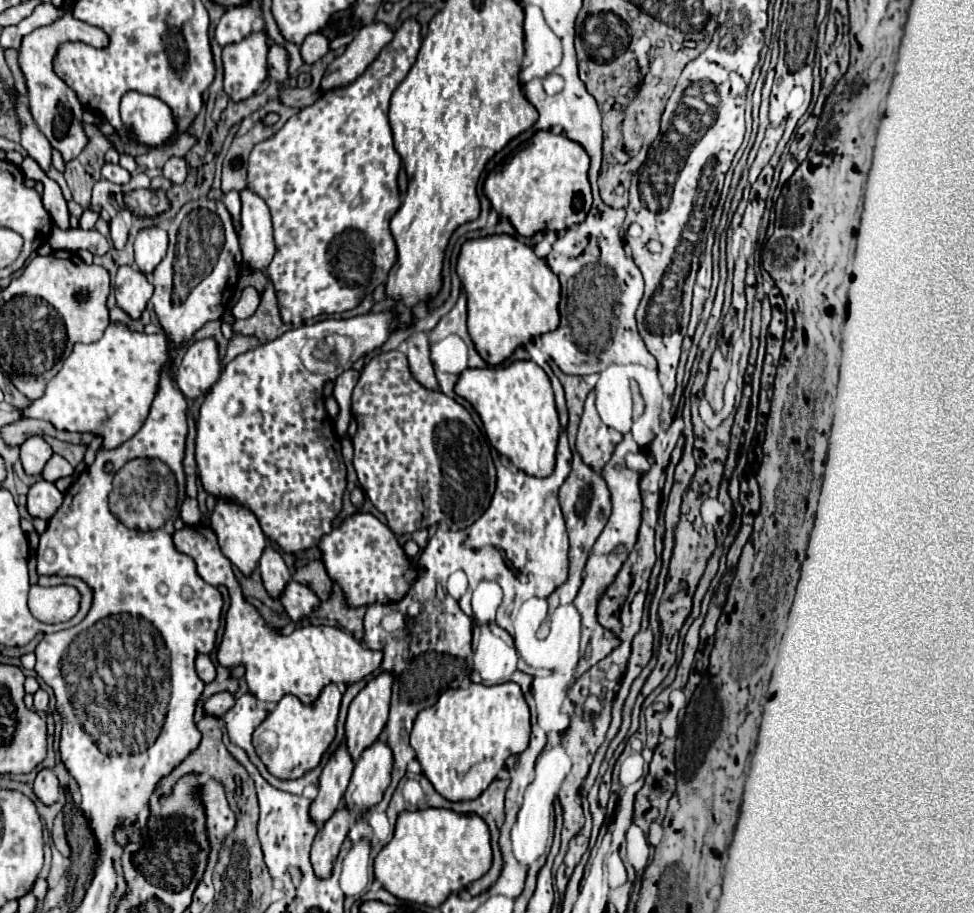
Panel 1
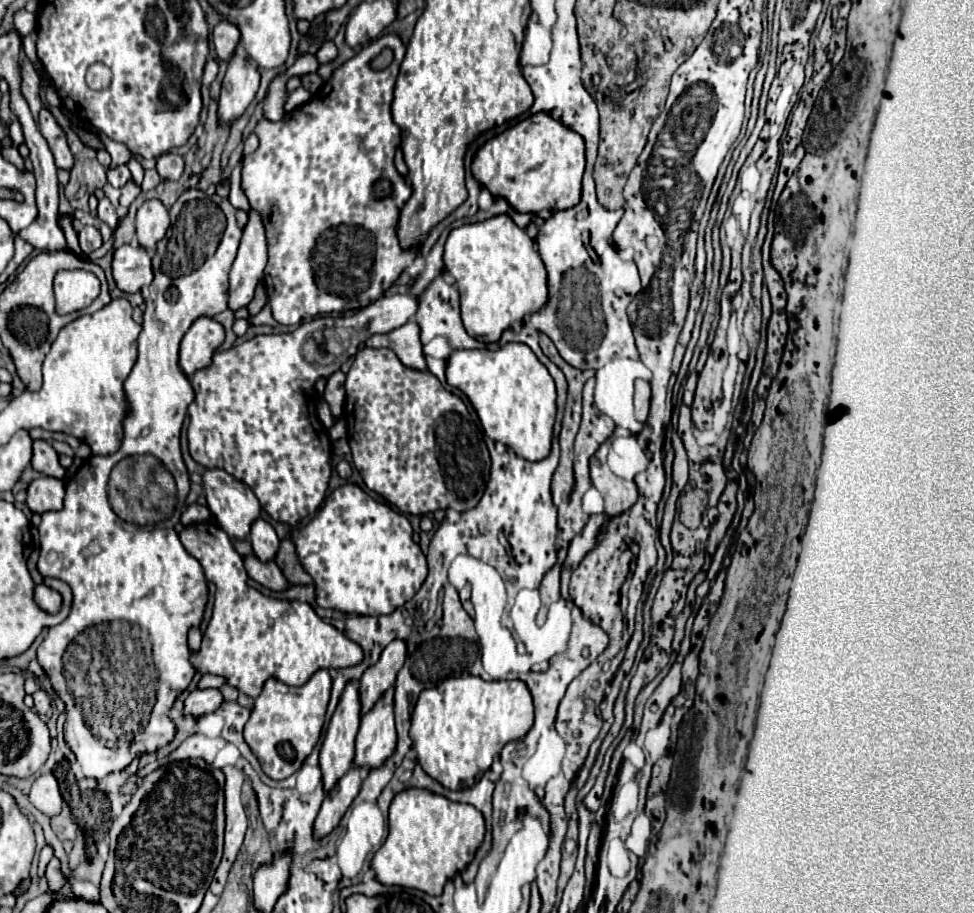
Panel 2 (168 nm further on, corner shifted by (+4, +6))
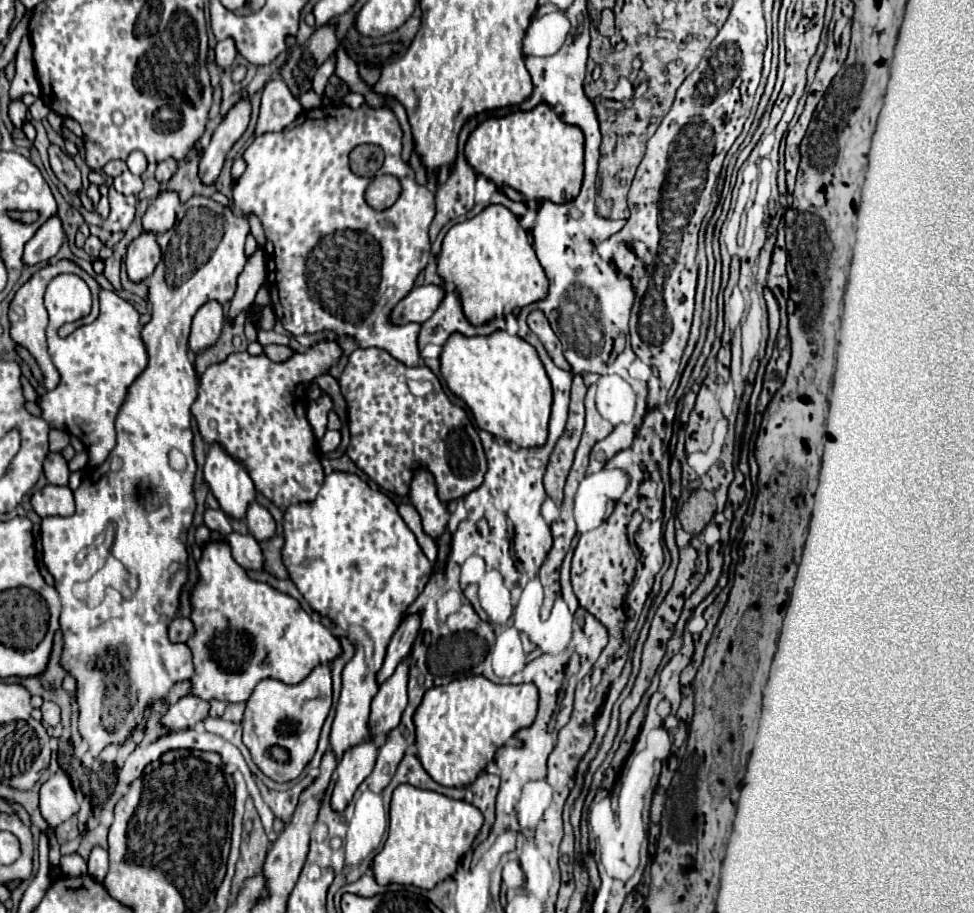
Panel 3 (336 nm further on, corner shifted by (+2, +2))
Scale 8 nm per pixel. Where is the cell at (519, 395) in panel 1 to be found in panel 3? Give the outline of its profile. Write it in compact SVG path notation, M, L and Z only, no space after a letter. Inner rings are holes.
M496 330L490 336L464 336L454 332L440 354L440 372L446 386L474 414L476 424L520 448L544 444L552 406L552 386L538 352L520 336Z

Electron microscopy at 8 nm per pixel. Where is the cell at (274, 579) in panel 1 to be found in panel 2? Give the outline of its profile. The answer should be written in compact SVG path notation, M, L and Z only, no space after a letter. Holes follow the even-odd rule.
M256 520L252 524L250 542L254 548L254 556L258 556L258 560L262 560L262 562L272 562L278 552L278 546L280 546L280 540L278 540L274 528L264 520Z

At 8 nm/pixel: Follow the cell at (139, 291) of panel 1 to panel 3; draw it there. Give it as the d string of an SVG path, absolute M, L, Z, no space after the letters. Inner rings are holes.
M144 230L138 238L134 238L128 244L126 270L132 280L138 282L150 276L158 262L160 262L160 246L156 242L156 234Z

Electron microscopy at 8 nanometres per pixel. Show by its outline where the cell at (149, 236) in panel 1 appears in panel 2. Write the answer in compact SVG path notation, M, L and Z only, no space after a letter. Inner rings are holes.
M146 200L136 214L138 244L154 252L156 244L164 238L168 226L170 226L170 218L164 204L160 200Z

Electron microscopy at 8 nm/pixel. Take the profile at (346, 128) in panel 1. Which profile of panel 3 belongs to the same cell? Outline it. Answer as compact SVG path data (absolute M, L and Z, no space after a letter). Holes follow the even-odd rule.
M362 104L362 108L358 110L352 110L352 108L344 108L344 106L322 106L322 108L312 108L312 110L306 110L302 112L288 128L284 128L282 132L266 132L266 134L260 134L258 138L254 138L254 142L246 148L244 156L246 160L246 170L244 174L234 182L234 204L238 210L244 212L244 216L248 214L254 214L260 218L262 222L262 228L264 228L264 234L266 234L266 286L270 290L270 298L272 298L272 310L278 318L278 322L282 322L282 326L292 334L292 336L300 336L300 334L316 334L316 332L334 332L338 336L350 336L358 342L360 348L370 348L370 346L376 346L376 348L382 348L386 352L390 352L396 360L404 362L406 366L418 366L420 364L420 352L418 352L418 346L416 346L416 340L418 340L418 332L420 332L420 324L406 324L406 326L394 326L390 322L390 310L392 308L386 308L384 304L380 304L384 300L382 294L408 294L414 286L414 280L418 276L420 270L426 268L428 264L428 258L430 258L430 240L428 240L428 228L434 220L434 214L436 214L436 204L434 204L434 192L426 186L420 186L414 178L414 170L410 168L408 162L402 160L402 130L400 130L400 124L394 116L392 110L388 108L368 108L366 104ZM360 144L378 144L382 146L384 154L386 154L386 160L384 160L384 166L380 168L378 174L392 174L400 180L400 186L402 186L402 192L400 192L400 198L388 208L388 210L374 210L366 204L364 200L364 192L370 184L370 178L362 178L362 176L356 176L350 166L348 166L348 154L360 146Z

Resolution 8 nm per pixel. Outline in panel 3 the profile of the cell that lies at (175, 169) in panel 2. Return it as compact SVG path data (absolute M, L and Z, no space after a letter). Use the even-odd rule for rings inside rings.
M168 158L168 160L160 162L158 168L156 168L156 180L158 180L160 184L166 184L166 182L170 182L170 178L176 174L176 170L178 170L178 162L176 162L176 160Z

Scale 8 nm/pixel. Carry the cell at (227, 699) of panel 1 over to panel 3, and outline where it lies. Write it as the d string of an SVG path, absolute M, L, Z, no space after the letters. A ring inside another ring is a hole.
M182 696L176 704L170 704L168 712L160 718L160 724L170 732L192 728L196 722L208 716L208 710L210 704L206 700L200 700L196 696Z

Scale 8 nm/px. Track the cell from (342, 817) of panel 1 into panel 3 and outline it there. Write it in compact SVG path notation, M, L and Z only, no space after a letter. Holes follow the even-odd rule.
M372 738L362 740L360 744L352 746L344 752L344 756L338 762L338 780L332 792L332 808L344 810L346 804L352 800L356 788L362 784L362 780L372 772L374 762L378 756L378 748Z

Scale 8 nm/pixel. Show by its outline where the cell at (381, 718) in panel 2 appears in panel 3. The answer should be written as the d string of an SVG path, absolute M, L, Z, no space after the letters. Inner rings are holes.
M404 658L394 674L380 684L378 694L372 700L372 714L370 714L370 736L388 736L396 724L400 724L400 716L408 704L408 668L410 660Z

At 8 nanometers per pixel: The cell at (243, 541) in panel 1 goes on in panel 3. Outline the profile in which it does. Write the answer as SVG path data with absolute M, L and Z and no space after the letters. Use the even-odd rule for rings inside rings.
M212 444L206 452L204 480L226 514L244 518L244 512L254 500L256 490L246 466L232 458L220 444Z

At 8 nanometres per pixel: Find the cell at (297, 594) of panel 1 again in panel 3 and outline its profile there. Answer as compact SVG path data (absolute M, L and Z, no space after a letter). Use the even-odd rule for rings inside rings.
M230 532L226 536L226 544L232 550L232 558L246 570L262 570L264 564L260 564L260 560L264 560L260 556L260 544L252 534L238 534L238 532Z

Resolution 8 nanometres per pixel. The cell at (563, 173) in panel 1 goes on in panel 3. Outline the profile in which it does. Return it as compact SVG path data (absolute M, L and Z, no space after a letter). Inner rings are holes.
M546 102L528 112L510 112L502 118L480 122L464 146L468 164L496 182L510 200L572 200L580 192L584 176L584 134L580 128L564 124Z

